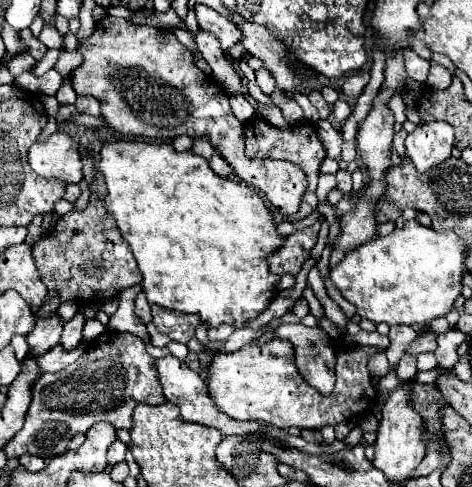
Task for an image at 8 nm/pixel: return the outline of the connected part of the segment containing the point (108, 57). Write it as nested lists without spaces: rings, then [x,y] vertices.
[[[100,20],[98,30],[94,32],[86,44],[78,50],[86,52],[84,64],[72,72],[72,88],[78,96],[94,96],[102,102],[102,118],[110,128],[118,130],[126,136],[144,136],[152,140],[174,140],[178,136],[202,138],[208,136],[210,144],[222,154],[222,158],[230,164],[234,174],[252,188],[258,188],[268,196],[268,200],[278,208],[280,214],[294,214],[300,208],[300,202],[306,194],[308,180],[306,172],[300,166],[292,166],[282,160],[248,160],[244,156],[244,124],[232,114],[228,94],[216,84],[208,82],[206,74],[194,64],[192,54],[186,46],[182,46],[170,30],[158,30],[152,26],[134,26],[128,20]]]

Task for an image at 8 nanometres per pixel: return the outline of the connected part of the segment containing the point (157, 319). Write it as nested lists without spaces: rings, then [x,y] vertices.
[[[152,306],[152,316],[152,322],[146,324],[152,346],[166,346],[168,342],[188,344],[194,338],[194,328],[202,324],[196,314],[168,312],[168,308],[156,306]]]

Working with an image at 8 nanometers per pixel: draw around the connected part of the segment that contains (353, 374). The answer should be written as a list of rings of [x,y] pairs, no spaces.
[[[274,336],[272,340],[268,340],[264,344],[248,344],[236,352],[228,352],[226,348],[216,350],[212,360],[210,360],[210,368],[208,368],[210,374],[208,374],[206,386],[208,386],[208,394],[210,394],[212,402],[218,406],[220,412],[228,414],[230,418],[260,420],[260,422],[268,422],[268,424],[284,428],[284,430],[288,430],[290,426],[320,430],[326,424],[336,426],[338,422],[346,420],[348,416],[364,414],[372,408],[378,394],[374,390],[370,370],[366,364],[368,364],[368,358],[376,352],[380,352],[380,350],[370,348],[370,346],[356,346],[356,348],[348,348],[348,350],[338,350],[336,352],[336,386],[334,386],[334,392],[328,396],[320,396],[320,392],[316,392],[312,386],[304,384],[304,380],[300,378],[298,368],[294,364],[292,344],[280,336]]]

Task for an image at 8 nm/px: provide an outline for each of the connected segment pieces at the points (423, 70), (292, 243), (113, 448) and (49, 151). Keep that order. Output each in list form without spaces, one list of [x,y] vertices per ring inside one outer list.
[[[414,50],[404,52],[404,64],[406,64],[406,72],[408,78],[412,78],[414,82],[426,82],[428,70],[430,70],[430,62],[420,58]]]
[[[316,220],[312,226],[304,228],[304,230],[298,230],[294,234],[290,234],[286,238],[286,244],[276,250],[268,262],[270,262],[270,272],[272,274],[298,274],[304,260],[310,258],[310,250],[314,248],[316,244],[316,238],[318,238],[318,230],[320,230],[320,220]]]
[[[114,440],[110,444],[110,448],[108,448],[108,464],[114,466],[114,464],[122,462],[124,460],[124,454],[126,454],[126,444],[120,442],[120,440]]]
[[[56,132],[46,142],[34,144],[30,148],[28,162],[32,170],[44,178],[58,178],[68,184],[78,184],[82,180],[78,144],[66,132]]]

